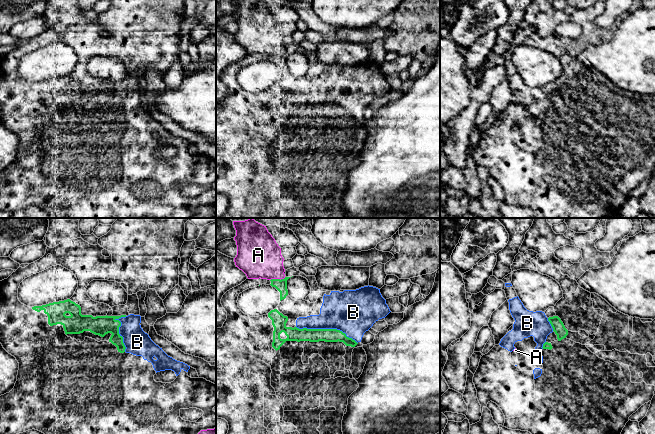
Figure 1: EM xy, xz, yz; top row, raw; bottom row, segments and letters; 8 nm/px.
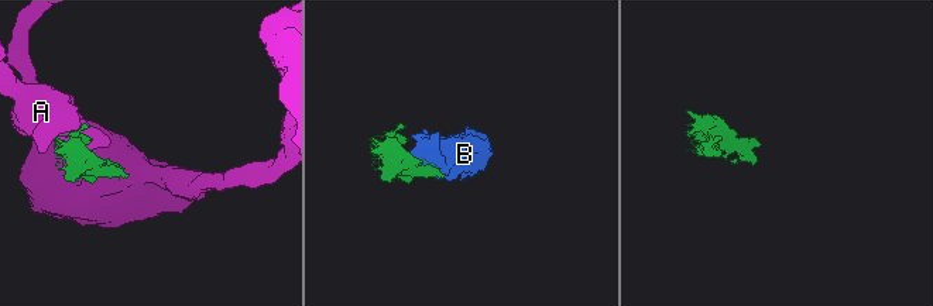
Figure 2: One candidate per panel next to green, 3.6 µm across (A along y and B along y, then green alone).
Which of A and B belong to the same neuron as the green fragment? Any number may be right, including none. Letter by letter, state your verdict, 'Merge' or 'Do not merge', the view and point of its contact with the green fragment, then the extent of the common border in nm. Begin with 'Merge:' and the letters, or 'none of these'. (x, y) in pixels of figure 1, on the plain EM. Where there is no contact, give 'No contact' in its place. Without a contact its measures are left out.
Merge: B
A: Do not merge. Touches green at xz (277, 55). Shared border 130 nm
B: Merge. Touches green at xz (327, 105). Shared border 500 nm

